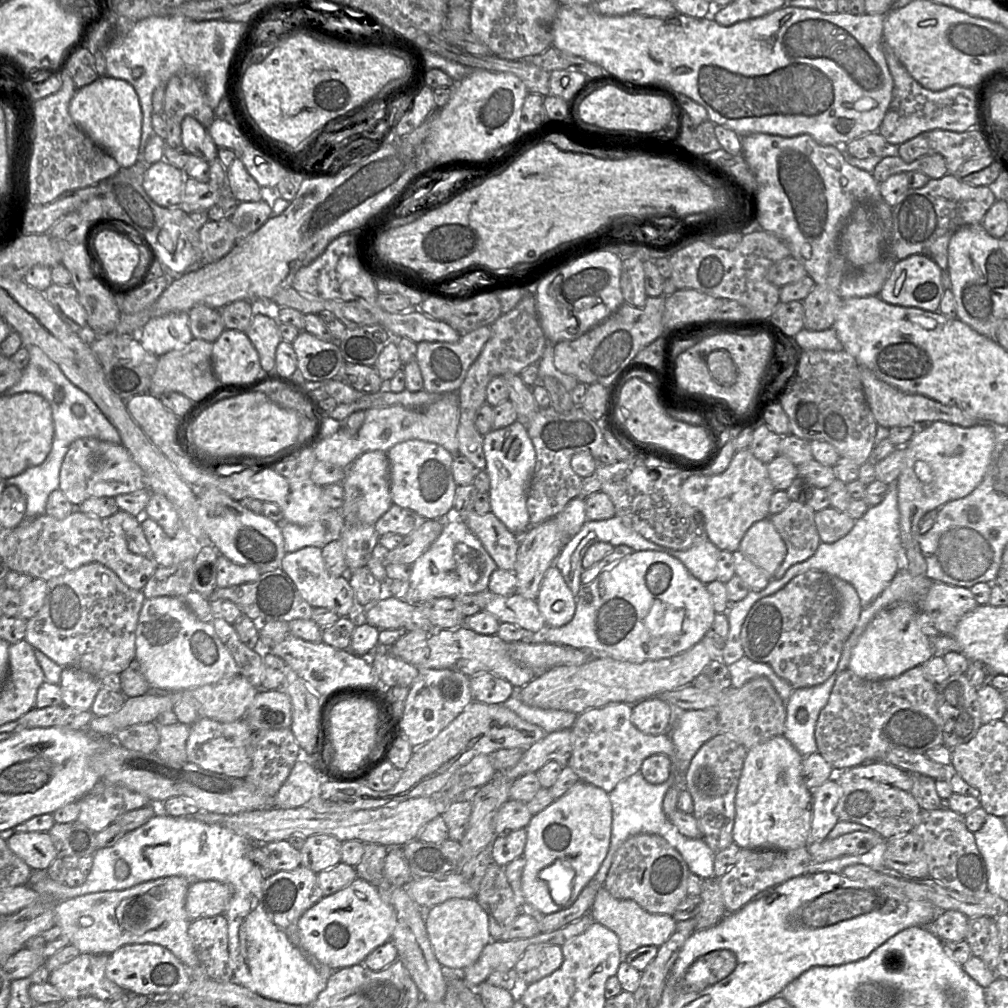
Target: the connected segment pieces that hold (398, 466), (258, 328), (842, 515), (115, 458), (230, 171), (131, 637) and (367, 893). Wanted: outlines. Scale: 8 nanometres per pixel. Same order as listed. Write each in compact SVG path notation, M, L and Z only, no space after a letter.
M412 439L395 444L386 454L393 504L410 509L427 520L446 520L453 515L457 485L452 474L452 453L438 444Z
M255 313L245 333L258 352L262 369L265 372L276 372L276 349L282 341L278 320Z
M832 507L815 512L814 519L822 543L834 543L845 537L856 521L846 512L840 512Z
M93 437L77 439L70 445L60 469L59 489L74 506L89 498L116 497L144 488L147 487L143 471L122 443Z
M239 157L227 168L227 190L239 202L262 200L261 186L248 173Z
M98 562L85 564L78 567L77 569L68 571L47 581L47 591L44 598L44 603L40 610L32 618L27 620L26 635L24 639L27 640L33 646L33 648L39 649L46 656L48 656L63 668L76 667L90 673L98 679L102 679L111 673L120 674L130 665L134 659L136 659L135 631L138 624L139 613L145 599L146 598L142 591L129 588L121 581L115 572L103 564Z
M357 877L347 887L332 895L322 897L310 907L299 919L298 927L302 949L316 957L321 963L338 970L356 964L363 964L369 953L391 940L396 924L397 917L391 904L382 899L379 890L375 886Z

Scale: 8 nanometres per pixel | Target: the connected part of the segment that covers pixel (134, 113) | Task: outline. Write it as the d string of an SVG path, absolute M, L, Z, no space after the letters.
M100 76L82 88L77 88L69 104L74 123L103 151L113 157L122 169L140 159L142 110L134 87L125 80Z

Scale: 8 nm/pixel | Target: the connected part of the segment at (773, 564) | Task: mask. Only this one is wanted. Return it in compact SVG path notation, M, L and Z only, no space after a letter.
M769 518L754 523L747 530L738 551L769 575L776 572L787 554L786 545Z

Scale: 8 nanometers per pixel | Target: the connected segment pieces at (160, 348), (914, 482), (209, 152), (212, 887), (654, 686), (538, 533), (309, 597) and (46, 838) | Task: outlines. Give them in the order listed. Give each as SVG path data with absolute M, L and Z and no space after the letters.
M174 312L153 317L140 332L141 345L156 356L172 350L181 350L192 339L189 312Z
M934 421L917 429L904 446L905 462L897 478L901 542L907 571L912 576L926 576L927 564L919 545L918 522L927 512L968 496L981 483L995 446L994 426L981 423L961 427Z
M186 116L181 122L182 145L192 155L208 163L218 156L218 147L214 143L206 127L191 116Z
M215 880L191 881L185 908L191 920L224 914L231 898L233 888Z
M702 641L675 656L641 663L597 657L580 666L560 666L541 673L517 690L517 697L527 706L545 710L564 710L581 714L592 708L622 703L634 705L691 685L710 663L711 656Z
M555 518L530 526L518 537L519 547L513 571L517 579L516 594L536 599L545 572L554 565L570 539L565 538Z
M307 546L295 552L286 553L280 568L291 578L301 597L313 608L324 607L339 617L355 616L355 595L348 576L332 576L325 567L320 547Z
M16 832L7 841L10 849L34 870L47 870L58 858L48 832Z

